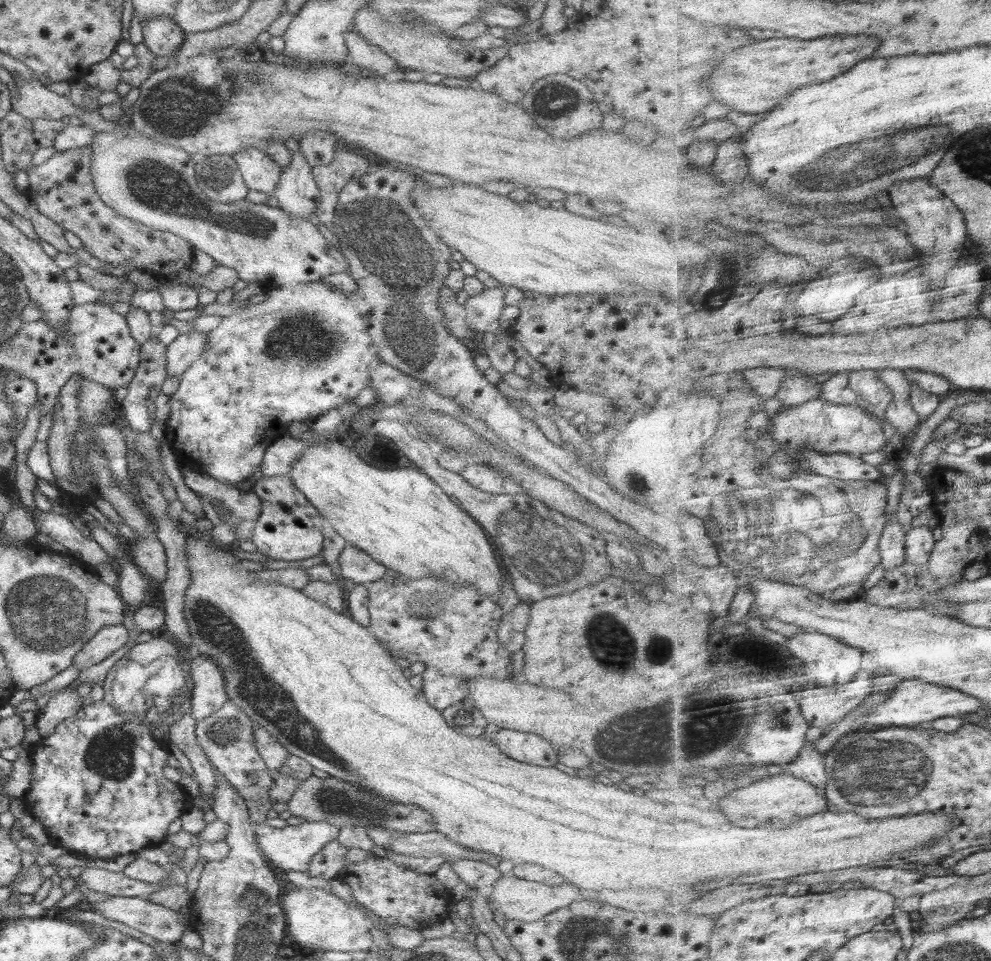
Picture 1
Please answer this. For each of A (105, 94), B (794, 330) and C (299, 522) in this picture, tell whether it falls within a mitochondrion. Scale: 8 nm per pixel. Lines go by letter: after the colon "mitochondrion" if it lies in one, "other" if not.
A: other
B: other
C: other

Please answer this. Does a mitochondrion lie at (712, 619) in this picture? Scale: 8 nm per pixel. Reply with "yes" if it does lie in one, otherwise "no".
no

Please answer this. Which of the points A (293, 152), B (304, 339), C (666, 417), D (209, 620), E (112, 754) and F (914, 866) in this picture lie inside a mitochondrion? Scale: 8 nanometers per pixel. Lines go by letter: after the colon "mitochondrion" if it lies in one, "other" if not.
A: other
B: mitochondrion
C: other
D: mitochondrion
E: mitochondrion
F: other

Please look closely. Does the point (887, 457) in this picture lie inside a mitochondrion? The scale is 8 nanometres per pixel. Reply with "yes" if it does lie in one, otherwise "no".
no

